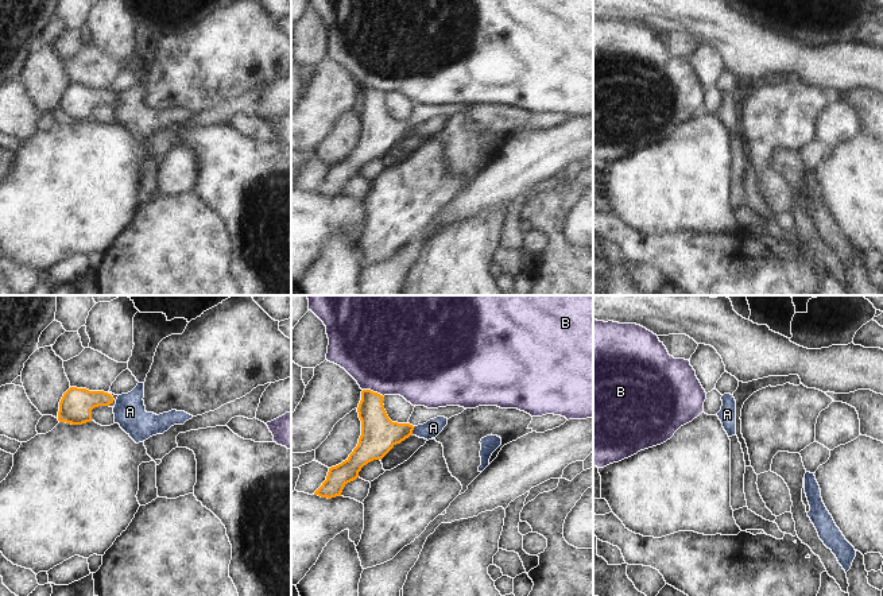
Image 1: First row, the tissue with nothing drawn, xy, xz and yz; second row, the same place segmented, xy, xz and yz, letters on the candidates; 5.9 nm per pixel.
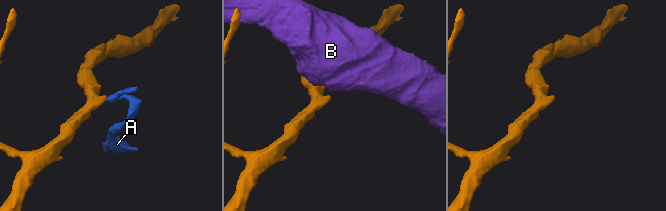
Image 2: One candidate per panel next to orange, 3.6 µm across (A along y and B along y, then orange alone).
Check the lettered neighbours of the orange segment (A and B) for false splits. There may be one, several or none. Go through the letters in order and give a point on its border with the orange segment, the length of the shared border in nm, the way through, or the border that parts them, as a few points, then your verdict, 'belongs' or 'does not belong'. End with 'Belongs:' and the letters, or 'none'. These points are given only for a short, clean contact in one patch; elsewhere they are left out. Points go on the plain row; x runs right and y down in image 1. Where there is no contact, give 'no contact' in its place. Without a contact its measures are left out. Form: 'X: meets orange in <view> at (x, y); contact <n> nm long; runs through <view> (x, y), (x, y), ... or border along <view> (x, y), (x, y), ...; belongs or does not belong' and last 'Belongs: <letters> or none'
A: meets orange in xz at (413, 127); contact 60 nm long; border along xz (415, 124), (411, 132); does not belong
B: meets orange in xz at (372, 89); contact 140 nm long; does not belong
Belongs: none

